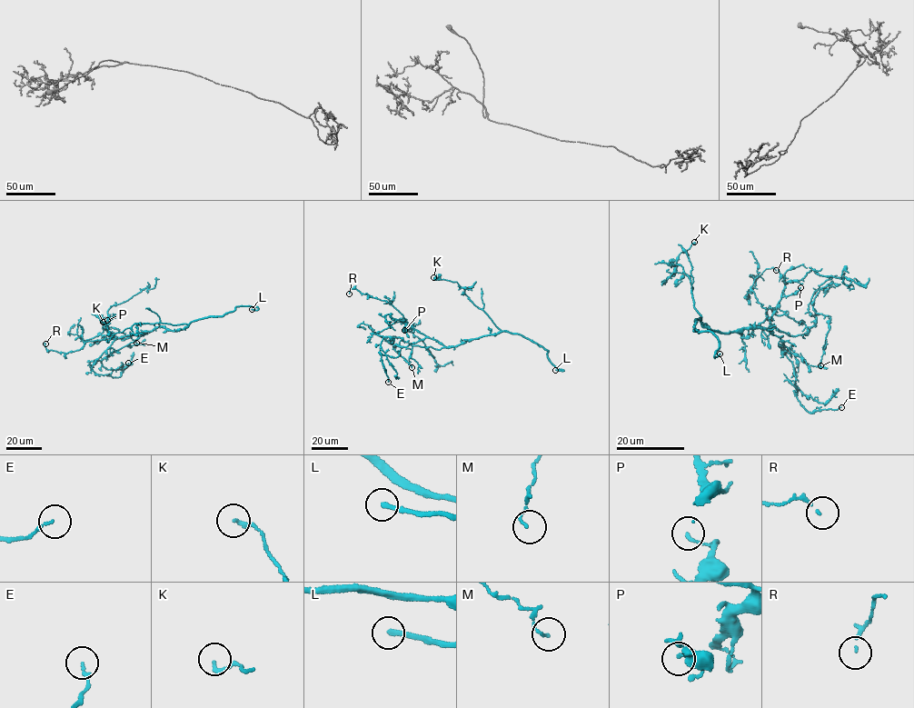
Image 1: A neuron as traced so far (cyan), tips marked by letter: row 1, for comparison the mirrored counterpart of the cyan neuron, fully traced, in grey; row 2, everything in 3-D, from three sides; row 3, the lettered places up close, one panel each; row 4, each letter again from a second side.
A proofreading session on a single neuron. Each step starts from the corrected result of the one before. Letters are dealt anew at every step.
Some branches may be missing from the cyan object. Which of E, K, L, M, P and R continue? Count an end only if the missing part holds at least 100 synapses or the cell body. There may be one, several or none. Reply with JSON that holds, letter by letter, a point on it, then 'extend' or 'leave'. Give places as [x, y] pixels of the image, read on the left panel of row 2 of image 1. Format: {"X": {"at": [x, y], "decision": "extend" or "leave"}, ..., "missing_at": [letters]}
{"E": {"at": [128, 363], "decision": "leave"}, "K": {"at": [103, 322], "decision": "leave"}, "L": {"at": [252, 309], "decision": "extend"}, "M": {"at": [136, 343], "decision": "leave"}, "P": {"at": [107, 320], "decision": "leave"}, "R": {"at": [45, 344], "decision": "leave"}, "missing_at": ["L"]}

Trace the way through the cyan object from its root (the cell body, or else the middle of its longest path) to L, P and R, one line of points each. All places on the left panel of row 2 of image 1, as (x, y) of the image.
L: (155, 327), (178, 331), (193, 321), (222, 316), (237, 306), (258, 308), (252, 309)
P: (155, 327), (151, 331), (119, 337), (107, 332), (107, 320)
R: (155, 327), (151, 331), (117, 338), (87, 341), (79, 350), (67, 353), (46, 350), (45, 344)

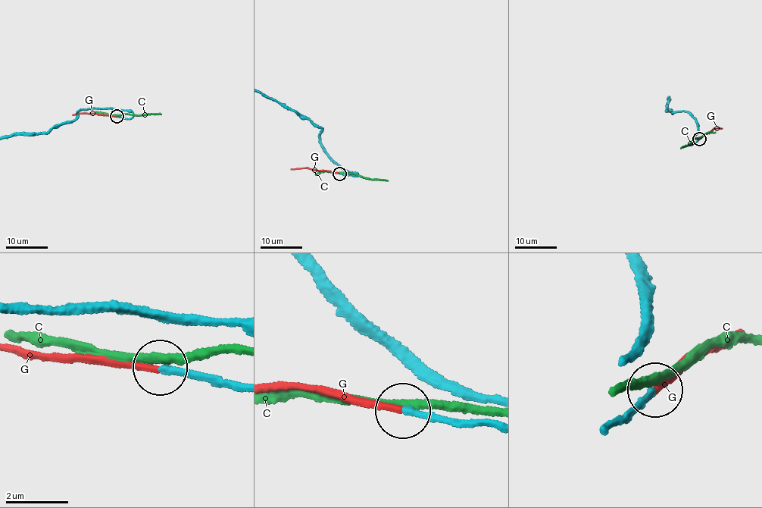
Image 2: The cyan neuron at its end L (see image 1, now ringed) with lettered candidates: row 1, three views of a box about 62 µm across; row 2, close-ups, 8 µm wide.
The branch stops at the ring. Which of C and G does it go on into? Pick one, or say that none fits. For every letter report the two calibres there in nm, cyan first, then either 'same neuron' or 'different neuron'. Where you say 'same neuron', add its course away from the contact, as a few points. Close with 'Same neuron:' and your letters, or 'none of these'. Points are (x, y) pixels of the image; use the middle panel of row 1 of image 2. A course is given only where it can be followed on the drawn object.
C: 200/280 nm | different neuron
G: 200/190 nm | same neuron | via (339, 174), (304, 167), (291, 170)
Same neuron: G

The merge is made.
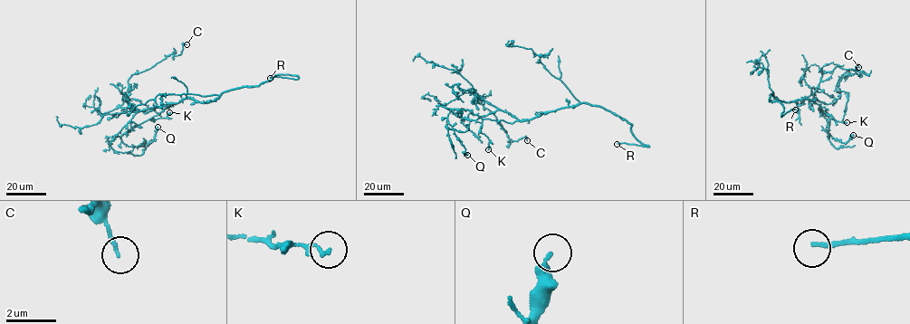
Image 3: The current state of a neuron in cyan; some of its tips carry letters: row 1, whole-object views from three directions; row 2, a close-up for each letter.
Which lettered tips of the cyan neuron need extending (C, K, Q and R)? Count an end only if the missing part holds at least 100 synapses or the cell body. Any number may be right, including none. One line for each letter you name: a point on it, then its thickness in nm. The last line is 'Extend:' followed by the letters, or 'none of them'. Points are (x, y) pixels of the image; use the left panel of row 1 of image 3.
R: (270, 78) | 170 nm
Extend: R

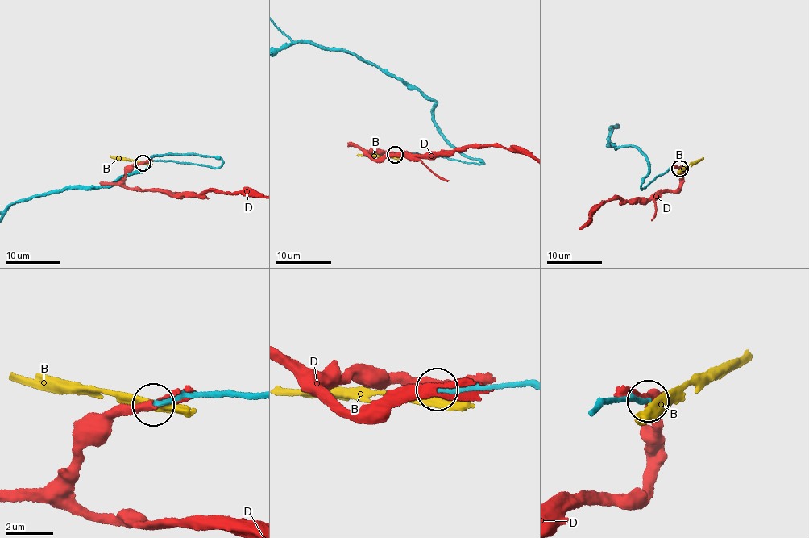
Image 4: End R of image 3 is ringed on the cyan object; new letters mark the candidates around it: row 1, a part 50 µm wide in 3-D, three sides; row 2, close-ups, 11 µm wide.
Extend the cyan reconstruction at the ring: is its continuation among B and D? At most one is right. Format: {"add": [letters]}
{"add": []}

